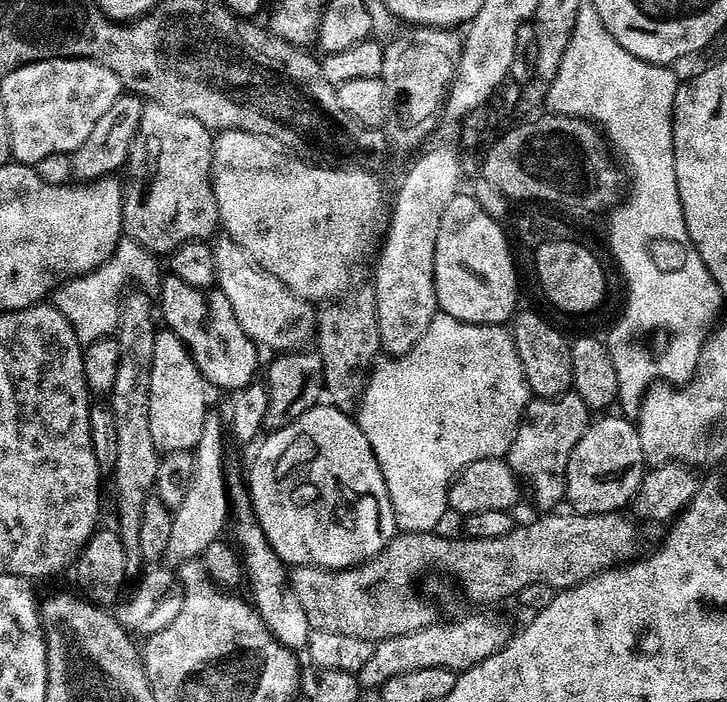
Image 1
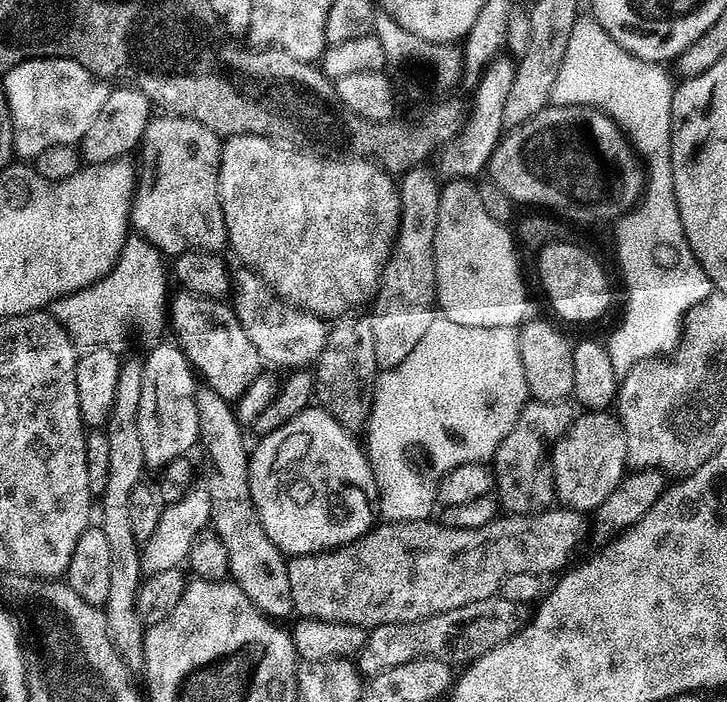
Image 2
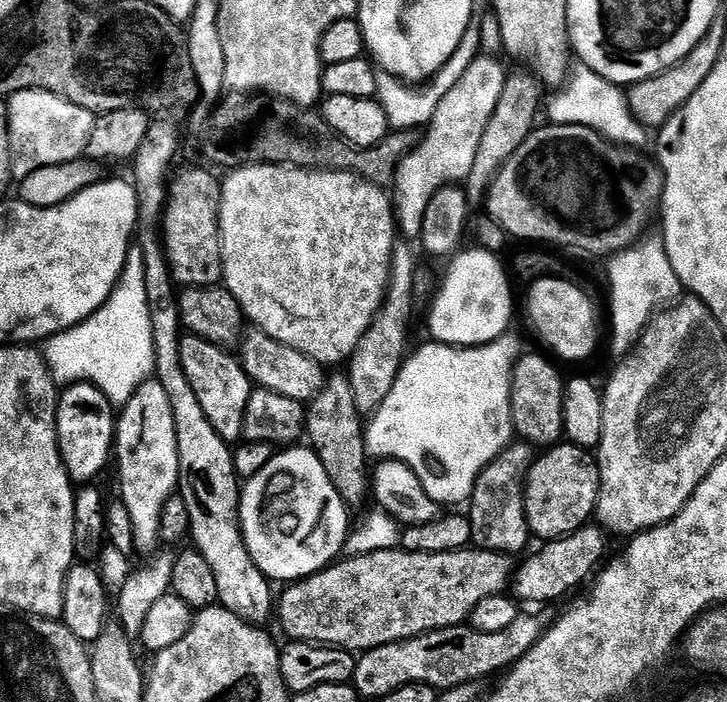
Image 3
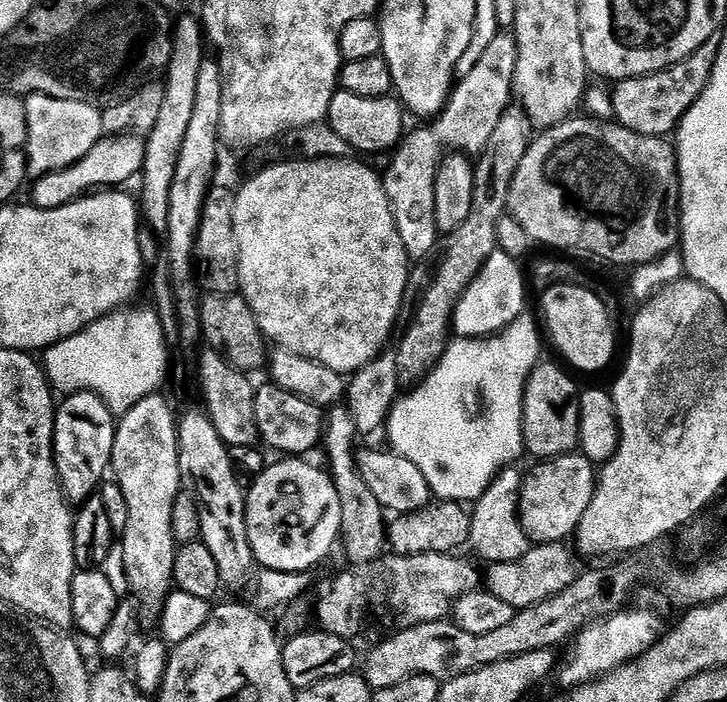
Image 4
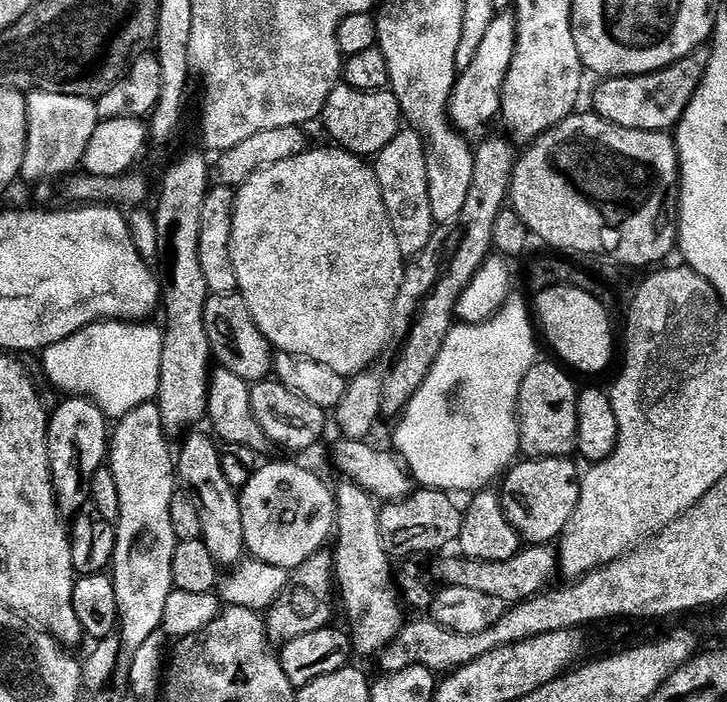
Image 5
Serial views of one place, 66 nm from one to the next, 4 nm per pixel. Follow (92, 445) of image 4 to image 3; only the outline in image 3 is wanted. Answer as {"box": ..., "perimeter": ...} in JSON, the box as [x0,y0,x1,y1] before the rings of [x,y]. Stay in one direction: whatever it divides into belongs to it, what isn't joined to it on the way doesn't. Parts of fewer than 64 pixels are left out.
{"box":[56,384,116,483],"perimeter":[[[89,384],[65,387],[56,405],[56,429],[63,464],[73,483],[91,483],[111,459],[115,441],[116,412],[106,395]]]}

